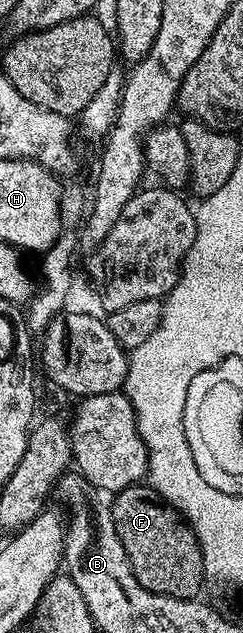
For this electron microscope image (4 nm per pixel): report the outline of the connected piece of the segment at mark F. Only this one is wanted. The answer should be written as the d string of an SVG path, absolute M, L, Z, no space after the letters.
M147 483L131 484L115 493L110 500L110 511L114 530L122 542L122 550L126 550L126 558L130 562L130 570L146 590L159 596L169 596L179 600L195 600L201 595L206 577L204 575L204 555L200 549L200 539L181 516L177 508L172 508Z

